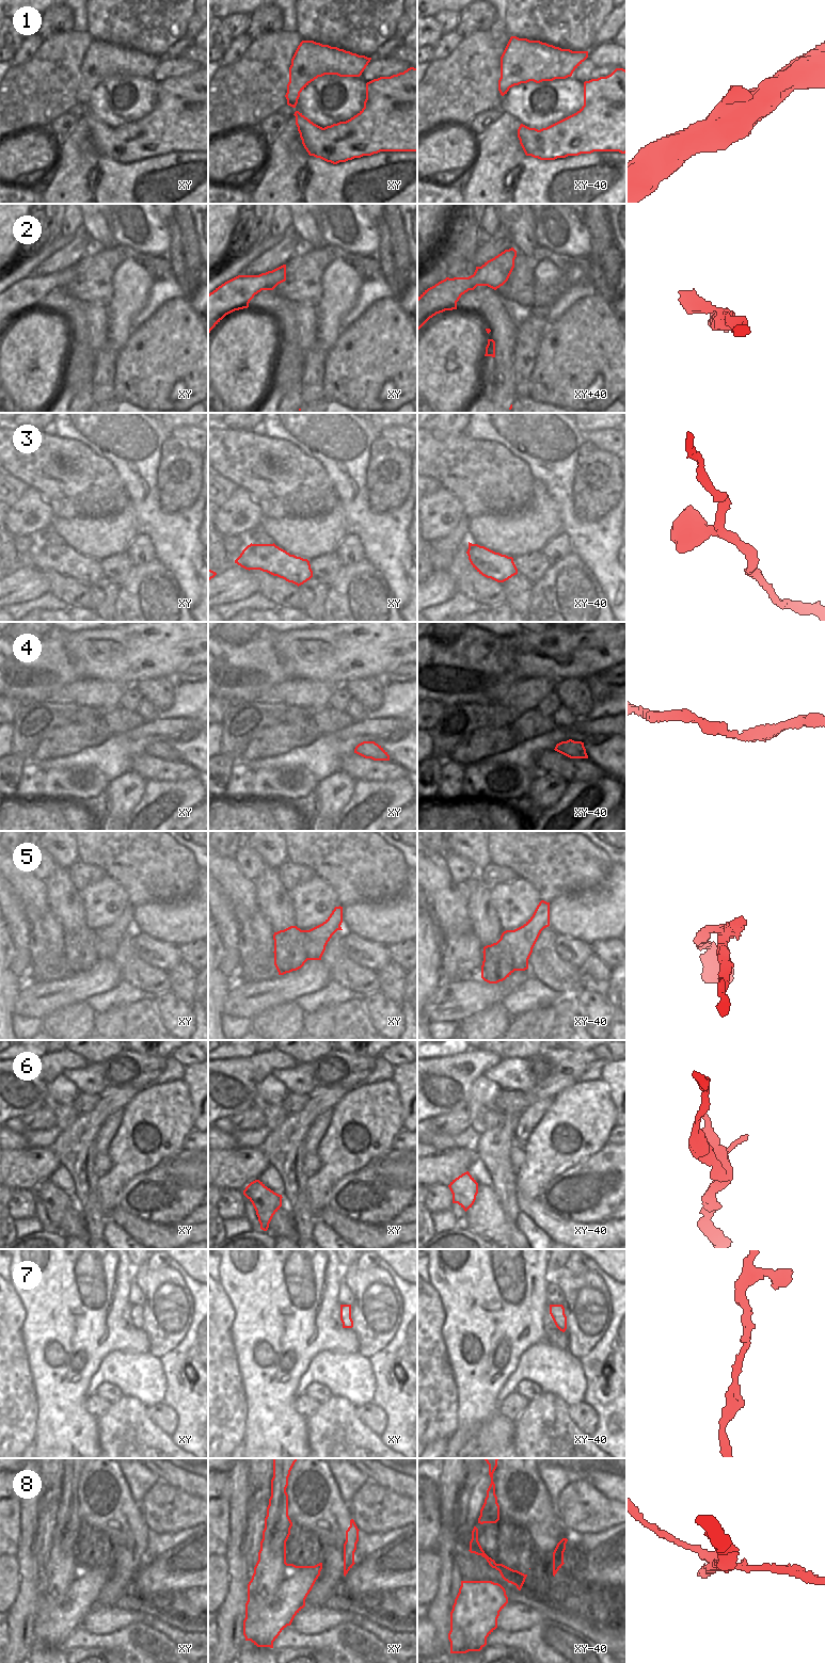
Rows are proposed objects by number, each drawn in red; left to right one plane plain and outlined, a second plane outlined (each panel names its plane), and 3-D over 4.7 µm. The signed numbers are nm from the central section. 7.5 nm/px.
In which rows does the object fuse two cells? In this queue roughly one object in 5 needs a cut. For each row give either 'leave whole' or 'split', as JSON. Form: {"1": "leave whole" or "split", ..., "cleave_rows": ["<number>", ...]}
{"1": "leave whole", "2": "leave whole", "3": "leave whole", "4": "leave whole", "5": "split", "6": "leave whole", "7": "leave whole", "8": "split", "cleave_rows": ["5", "8"]}

